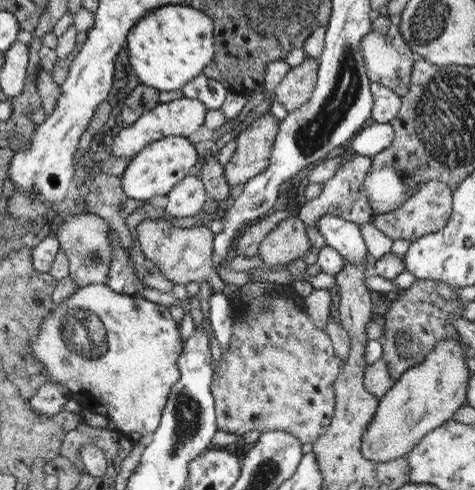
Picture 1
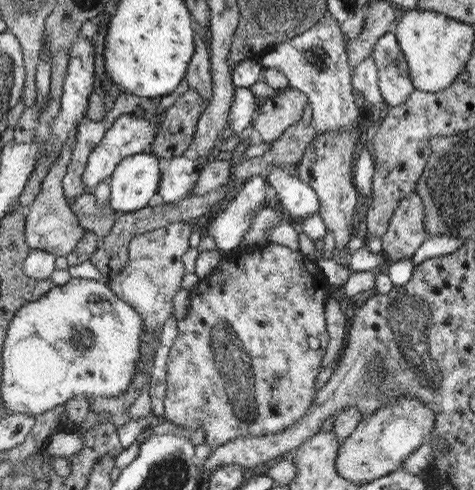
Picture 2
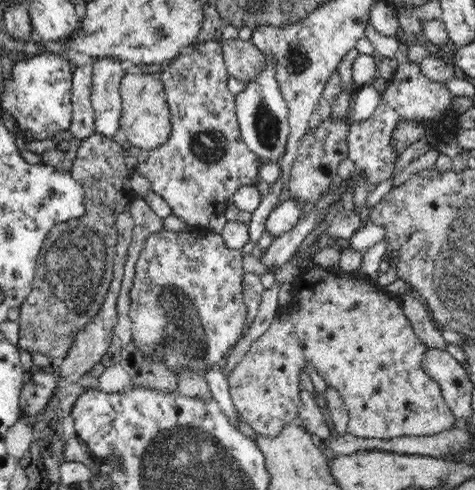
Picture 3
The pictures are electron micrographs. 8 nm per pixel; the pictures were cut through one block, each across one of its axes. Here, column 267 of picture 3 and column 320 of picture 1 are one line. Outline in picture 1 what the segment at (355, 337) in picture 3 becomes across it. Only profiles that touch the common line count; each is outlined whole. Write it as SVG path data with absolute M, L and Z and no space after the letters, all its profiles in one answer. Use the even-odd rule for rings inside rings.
M271 298L267 302L255 302L253 312L243 320L235 318L233 310L233 336L229 350L215 366L215 404L219 416L219 430L229 434L247 434L257 430L259 434L279 430L289 432L301 444L313 444L327 434L331 418L335 414L335 382L343 360L331 350L327 332L319 332L303 312L305 306L299 300Z

